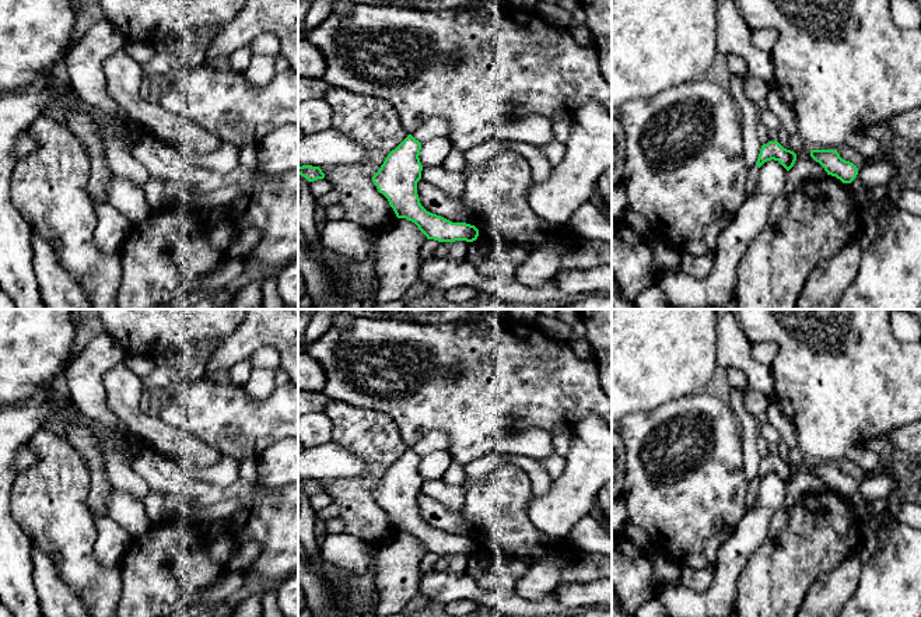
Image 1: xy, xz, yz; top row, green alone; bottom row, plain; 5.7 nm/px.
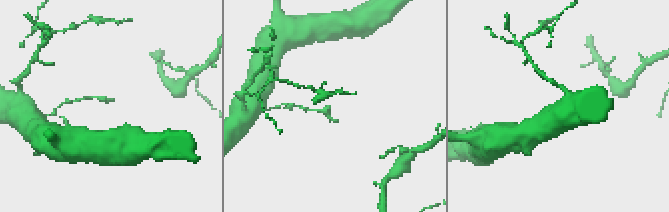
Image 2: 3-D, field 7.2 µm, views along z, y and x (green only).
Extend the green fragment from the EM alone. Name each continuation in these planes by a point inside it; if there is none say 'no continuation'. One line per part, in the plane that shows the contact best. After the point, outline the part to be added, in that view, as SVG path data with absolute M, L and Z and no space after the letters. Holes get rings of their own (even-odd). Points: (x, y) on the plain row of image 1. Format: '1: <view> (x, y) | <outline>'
1: yz (752, 493) | M753 478L747 485L746 498L745 498L746 512L752 509L756 504L759 495L759 485L760 481L757 478Z

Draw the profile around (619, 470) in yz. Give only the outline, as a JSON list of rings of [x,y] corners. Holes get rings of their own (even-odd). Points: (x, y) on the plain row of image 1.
[[[612,428],[612,501],[623,495],[626,473],[626,448],[617,431]]]

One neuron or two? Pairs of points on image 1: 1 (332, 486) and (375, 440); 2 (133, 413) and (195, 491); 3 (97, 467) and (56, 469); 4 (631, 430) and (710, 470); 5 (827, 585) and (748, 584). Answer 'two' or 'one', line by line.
1: one
2: two
3: two
4: one
5: two

